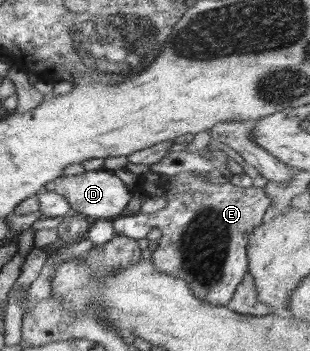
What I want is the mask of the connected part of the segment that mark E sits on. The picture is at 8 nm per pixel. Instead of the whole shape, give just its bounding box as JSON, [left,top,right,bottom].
[113,171,272,306]

